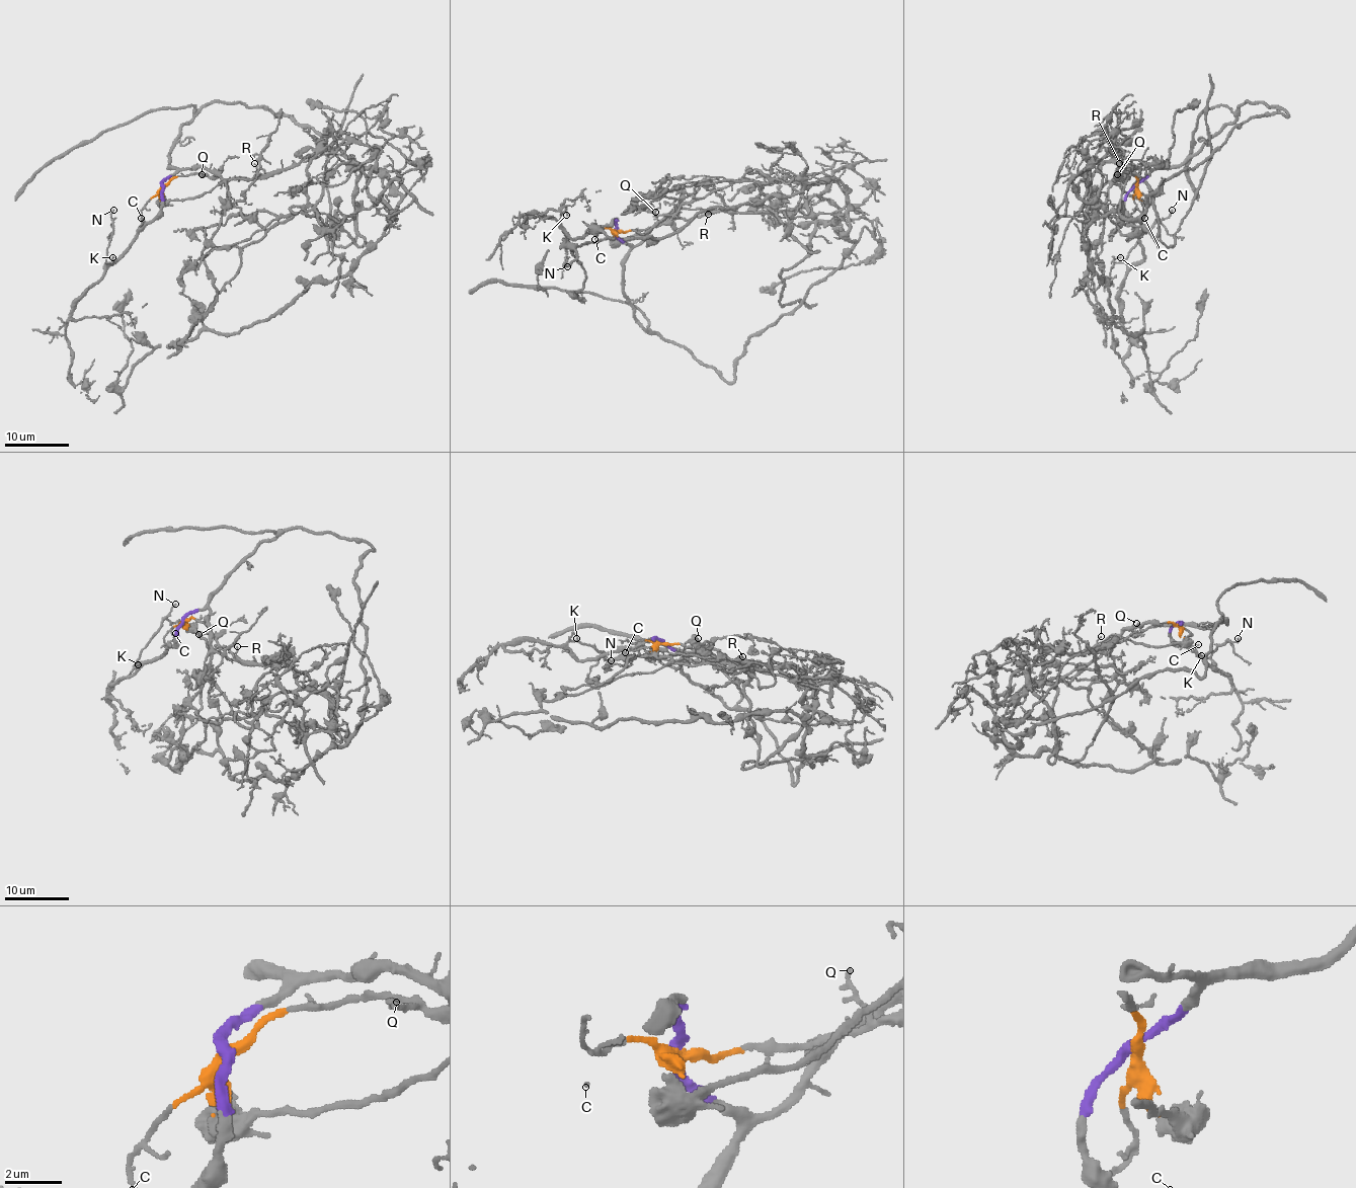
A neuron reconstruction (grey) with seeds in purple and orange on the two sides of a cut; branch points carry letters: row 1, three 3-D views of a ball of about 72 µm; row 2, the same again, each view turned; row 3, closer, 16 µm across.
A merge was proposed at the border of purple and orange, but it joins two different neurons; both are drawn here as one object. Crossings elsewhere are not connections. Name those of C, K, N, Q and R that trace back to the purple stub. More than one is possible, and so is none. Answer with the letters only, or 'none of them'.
C, K, N

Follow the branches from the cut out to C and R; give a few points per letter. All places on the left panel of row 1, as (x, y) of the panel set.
C: (162, 185), (162, 208), (146, 223), (142, 218)
R: (162, 185), (178, 176), (194, 174), (249, 179), (256, 172), (254, 163)

